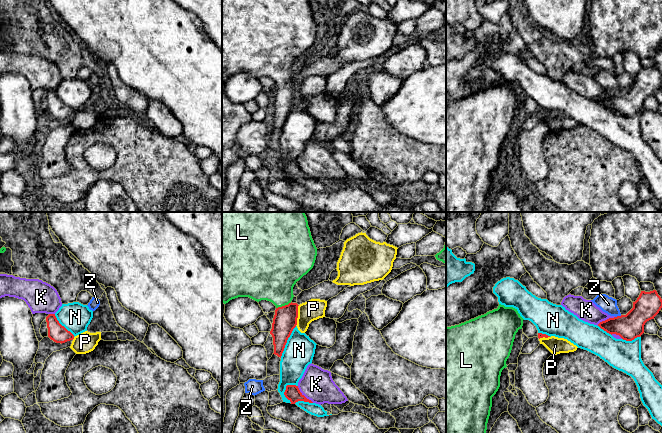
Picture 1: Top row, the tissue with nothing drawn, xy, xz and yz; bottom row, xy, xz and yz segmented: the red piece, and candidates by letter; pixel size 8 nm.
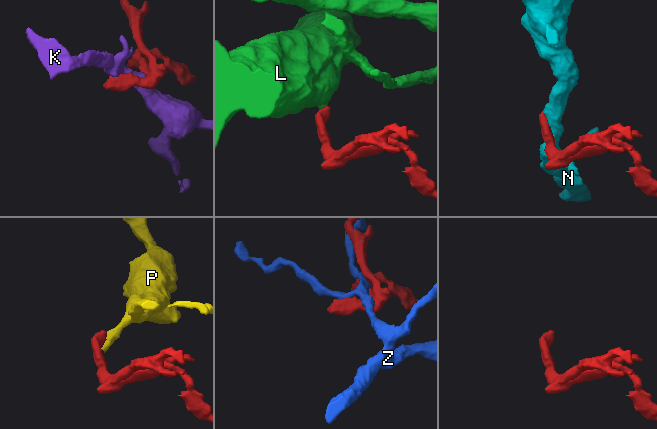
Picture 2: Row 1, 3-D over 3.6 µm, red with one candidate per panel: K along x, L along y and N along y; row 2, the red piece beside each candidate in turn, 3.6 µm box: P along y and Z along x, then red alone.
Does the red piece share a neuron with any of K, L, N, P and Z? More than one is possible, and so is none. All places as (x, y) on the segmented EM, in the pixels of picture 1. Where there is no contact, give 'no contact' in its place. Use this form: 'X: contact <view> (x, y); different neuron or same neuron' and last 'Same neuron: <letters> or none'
K: contact xz (303, 395); different neuron
L: contact xz (283, 306); same neuron
N: contact xz (286, 342); different neuron
P: contact xz (297, 315); different neuron
Z: contact yz (618, 316); different neuron
Same neuron: L

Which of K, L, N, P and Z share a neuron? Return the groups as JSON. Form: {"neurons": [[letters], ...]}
{"neurons": [["K"], ["L"], ["N"], ["P"], ["Z"]]}

